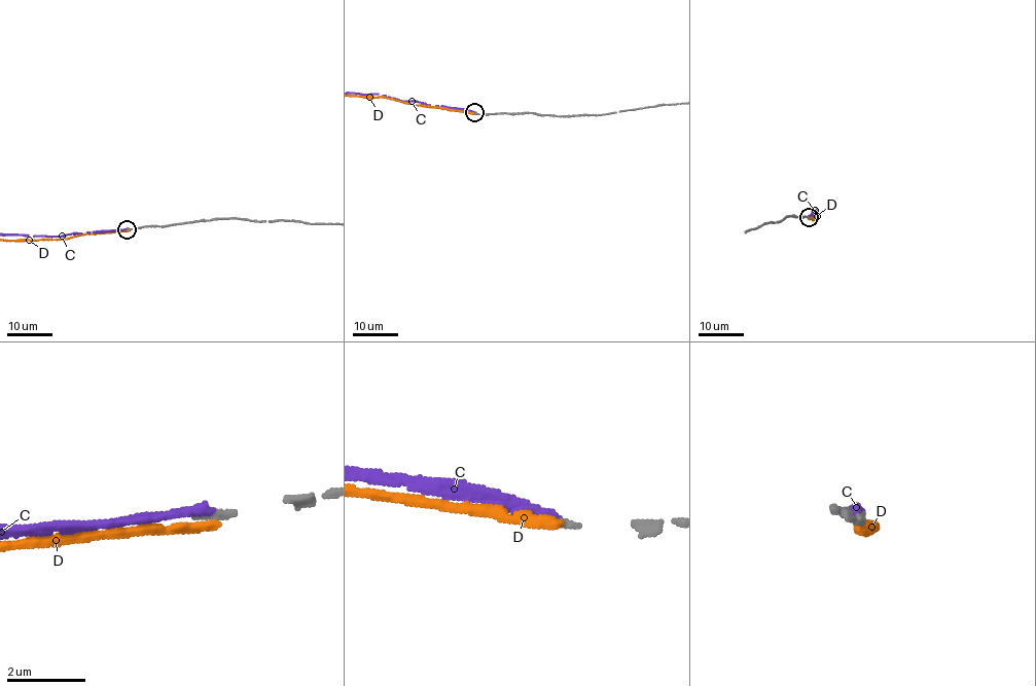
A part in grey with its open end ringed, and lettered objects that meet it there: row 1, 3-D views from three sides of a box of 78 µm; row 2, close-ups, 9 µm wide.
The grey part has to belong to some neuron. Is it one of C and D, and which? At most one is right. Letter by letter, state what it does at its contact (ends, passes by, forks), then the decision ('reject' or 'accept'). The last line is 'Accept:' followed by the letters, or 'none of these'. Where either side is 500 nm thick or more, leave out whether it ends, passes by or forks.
C: it ends | reject
D: it ends | reject
Accept: none of these

